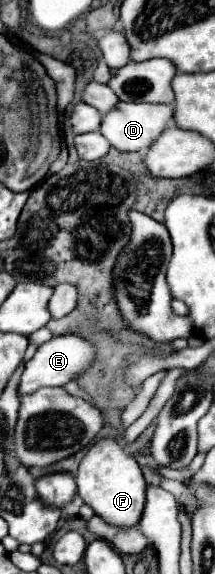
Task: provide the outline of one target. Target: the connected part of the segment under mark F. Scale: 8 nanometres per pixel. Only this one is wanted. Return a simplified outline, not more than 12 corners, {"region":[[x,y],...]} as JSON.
{"region":[[101,439],[77,493],[113,527],[139,527],[147,483],[135,457]]}

